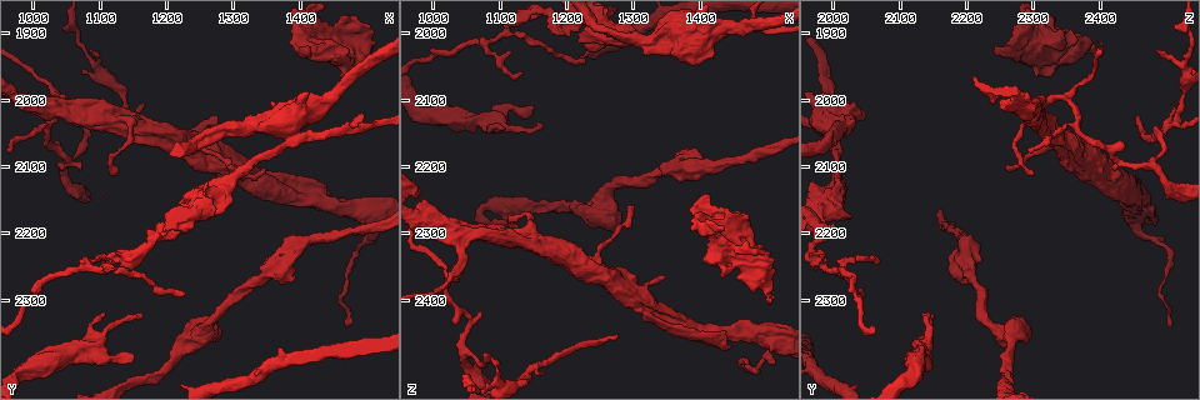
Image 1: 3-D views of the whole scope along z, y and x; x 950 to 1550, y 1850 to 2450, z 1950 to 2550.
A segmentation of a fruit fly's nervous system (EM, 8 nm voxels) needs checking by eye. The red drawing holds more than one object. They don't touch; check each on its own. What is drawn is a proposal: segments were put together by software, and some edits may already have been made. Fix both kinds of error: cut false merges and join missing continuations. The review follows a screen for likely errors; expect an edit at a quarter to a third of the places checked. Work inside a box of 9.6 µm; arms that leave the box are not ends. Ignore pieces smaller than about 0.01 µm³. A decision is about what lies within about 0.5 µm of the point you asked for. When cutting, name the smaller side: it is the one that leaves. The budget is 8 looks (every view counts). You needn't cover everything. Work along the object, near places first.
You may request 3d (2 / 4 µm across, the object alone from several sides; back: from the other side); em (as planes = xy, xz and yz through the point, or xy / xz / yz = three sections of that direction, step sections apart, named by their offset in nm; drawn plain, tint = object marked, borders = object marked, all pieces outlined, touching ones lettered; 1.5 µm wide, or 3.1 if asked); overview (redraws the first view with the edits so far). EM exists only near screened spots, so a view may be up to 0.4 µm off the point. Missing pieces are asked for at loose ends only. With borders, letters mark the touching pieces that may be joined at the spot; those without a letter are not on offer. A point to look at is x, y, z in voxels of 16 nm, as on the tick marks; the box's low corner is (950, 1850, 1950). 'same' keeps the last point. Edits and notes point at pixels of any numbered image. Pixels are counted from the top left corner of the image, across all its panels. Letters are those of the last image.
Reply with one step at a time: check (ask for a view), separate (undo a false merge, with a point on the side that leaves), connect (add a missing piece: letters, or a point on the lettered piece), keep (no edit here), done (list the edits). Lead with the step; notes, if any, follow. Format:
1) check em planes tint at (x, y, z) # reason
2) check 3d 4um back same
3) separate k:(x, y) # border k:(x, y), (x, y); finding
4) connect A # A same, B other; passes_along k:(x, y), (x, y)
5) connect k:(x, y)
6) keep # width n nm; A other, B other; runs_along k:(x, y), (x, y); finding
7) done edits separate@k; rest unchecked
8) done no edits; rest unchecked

check 3d 4um at (1085, 1925, 2485) # an open end

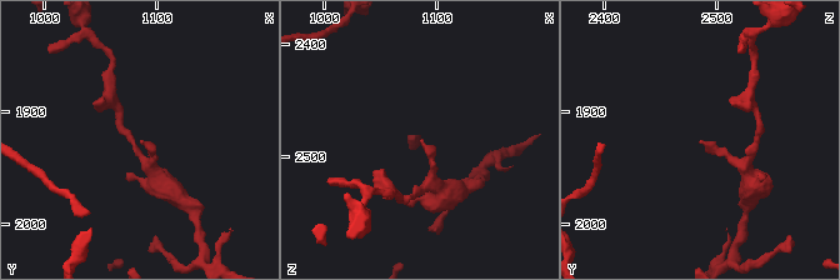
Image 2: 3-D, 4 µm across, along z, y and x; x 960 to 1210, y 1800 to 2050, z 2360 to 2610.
check em planes tint at (1088, 1926, 2486) # now the EM

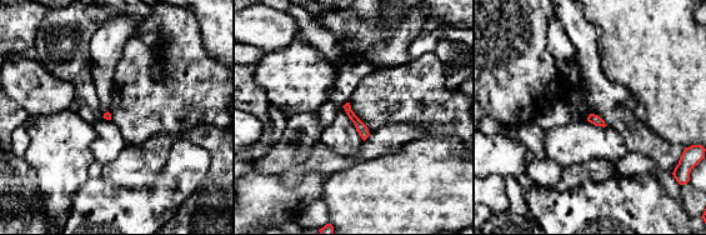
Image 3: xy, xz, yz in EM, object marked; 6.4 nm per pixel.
check em planes borders same # what lies round it

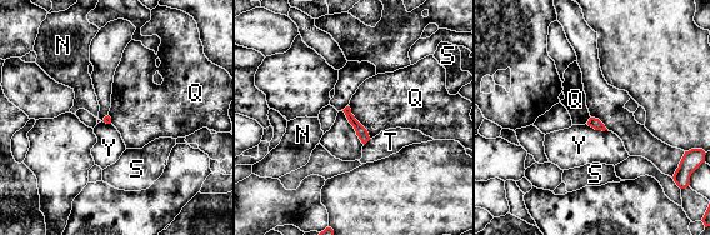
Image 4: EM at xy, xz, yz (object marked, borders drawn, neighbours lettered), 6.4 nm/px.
keep # N other, Q other, S other, T other, Y other; none of them fits

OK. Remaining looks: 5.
check em yz step 4 borders at (1150, 2390, 2115) # branch stops here

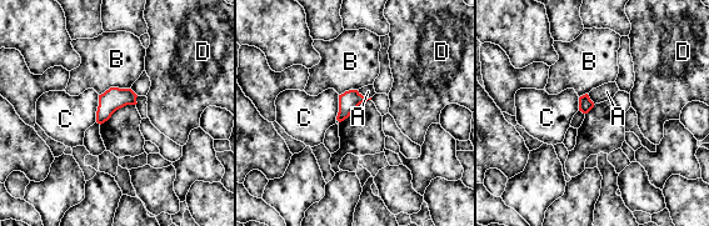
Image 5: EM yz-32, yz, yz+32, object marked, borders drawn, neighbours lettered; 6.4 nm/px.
keep # A other, B other, C other, D other; border 5:(357, 90), (370, 98); no lettered piece goes on from it

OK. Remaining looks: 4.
check em xy step 4 tint at (1110, 2255, 1995) # three arms meet

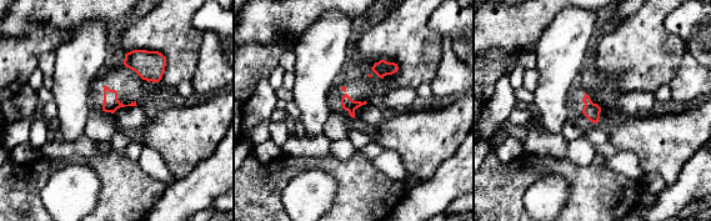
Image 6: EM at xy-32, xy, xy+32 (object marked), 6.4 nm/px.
check em planes borders same

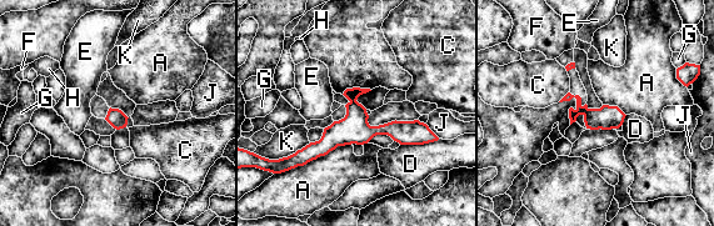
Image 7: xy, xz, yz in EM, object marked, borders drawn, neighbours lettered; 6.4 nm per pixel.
separate 7:(573, 114) # longest_contact A 440 nm; A other, C other, D other, E other, F other, G other, H other, J other, K other; border 7:(587, 108), (582, 114); a second neuron is stuck on

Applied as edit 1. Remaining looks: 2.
done edits separate@7; rest unchecked

